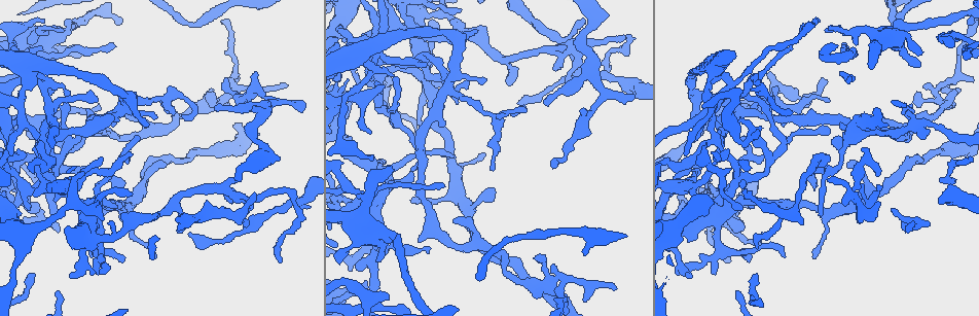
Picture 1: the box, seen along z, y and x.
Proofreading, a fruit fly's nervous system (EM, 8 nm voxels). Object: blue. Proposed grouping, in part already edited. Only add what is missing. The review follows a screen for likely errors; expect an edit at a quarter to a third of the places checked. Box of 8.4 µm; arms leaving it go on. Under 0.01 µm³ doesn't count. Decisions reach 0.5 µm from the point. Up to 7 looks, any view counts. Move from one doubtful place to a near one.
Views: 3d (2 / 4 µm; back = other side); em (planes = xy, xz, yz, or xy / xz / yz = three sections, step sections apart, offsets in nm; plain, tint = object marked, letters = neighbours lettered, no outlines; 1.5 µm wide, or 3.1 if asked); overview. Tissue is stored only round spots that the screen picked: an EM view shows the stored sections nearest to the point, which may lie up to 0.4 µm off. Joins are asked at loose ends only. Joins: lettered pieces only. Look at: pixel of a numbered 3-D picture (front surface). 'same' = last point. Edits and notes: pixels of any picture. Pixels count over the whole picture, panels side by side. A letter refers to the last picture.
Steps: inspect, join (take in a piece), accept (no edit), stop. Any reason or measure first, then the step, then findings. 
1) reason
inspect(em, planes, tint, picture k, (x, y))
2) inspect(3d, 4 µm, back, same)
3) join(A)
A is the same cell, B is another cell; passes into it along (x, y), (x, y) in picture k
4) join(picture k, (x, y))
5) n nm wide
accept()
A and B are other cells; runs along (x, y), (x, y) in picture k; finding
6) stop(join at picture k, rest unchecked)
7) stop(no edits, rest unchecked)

an open end
inspect(em, xz, step 8, tint, picture 1, (424, 63))

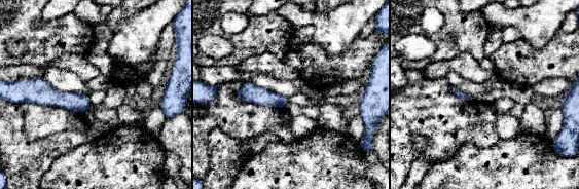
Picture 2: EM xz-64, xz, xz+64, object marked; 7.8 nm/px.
another direction
inspect(em, planes, letters, same)

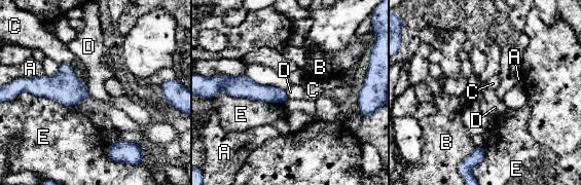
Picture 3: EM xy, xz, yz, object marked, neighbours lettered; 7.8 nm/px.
accept()
A, B, C, D and E are other cells; runs along (216, 86), (240, 85), (284, 97) in picture 3; none of them fits

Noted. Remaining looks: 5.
free end
inspect(3d, 4 µm, picture 1, (772, 115))

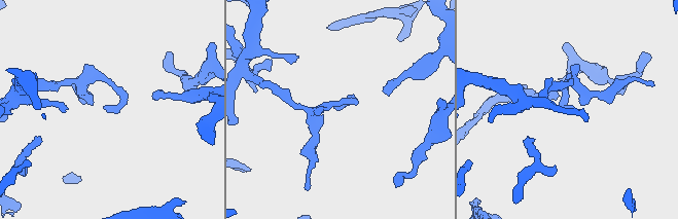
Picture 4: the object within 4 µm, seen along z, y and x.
need the tissue
inspect(em, planes, letters, picture 4, (572, 107))

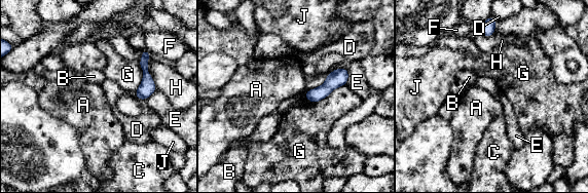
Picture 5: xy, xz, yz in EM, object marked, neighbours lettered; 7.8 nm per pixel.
accept()
A, B, C, D, E, F, G, H and J are other cells; runs along (344, 71), (324, 90), (307, 95) in picture 5; no lettered piece goes on from it

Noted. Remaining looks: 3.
free end
inspect(3d, 2 µm, picture 1, (389, 299))

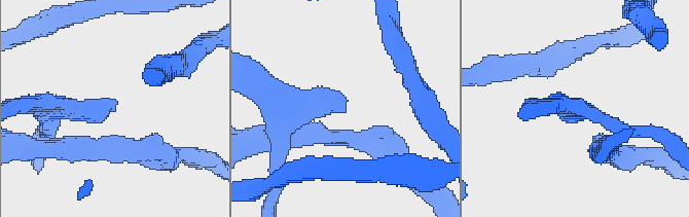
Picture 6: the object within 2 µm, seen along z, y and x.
inspect(em, planes, letters, picture 6, (109, 99))

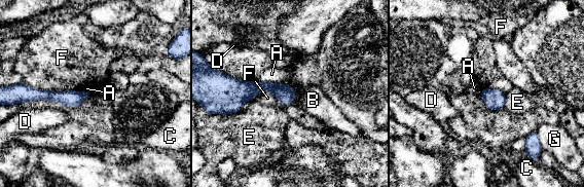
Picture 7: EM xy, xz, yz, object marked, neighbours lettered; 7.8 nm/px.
accept()
A, B, C, D, E, F and G are other cells; runs along (226, 89), (271, 86), (292, 97) in picture 7; no lettered piece goes on from it

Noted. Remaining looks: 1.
stop(no edits, rest unchecked)

